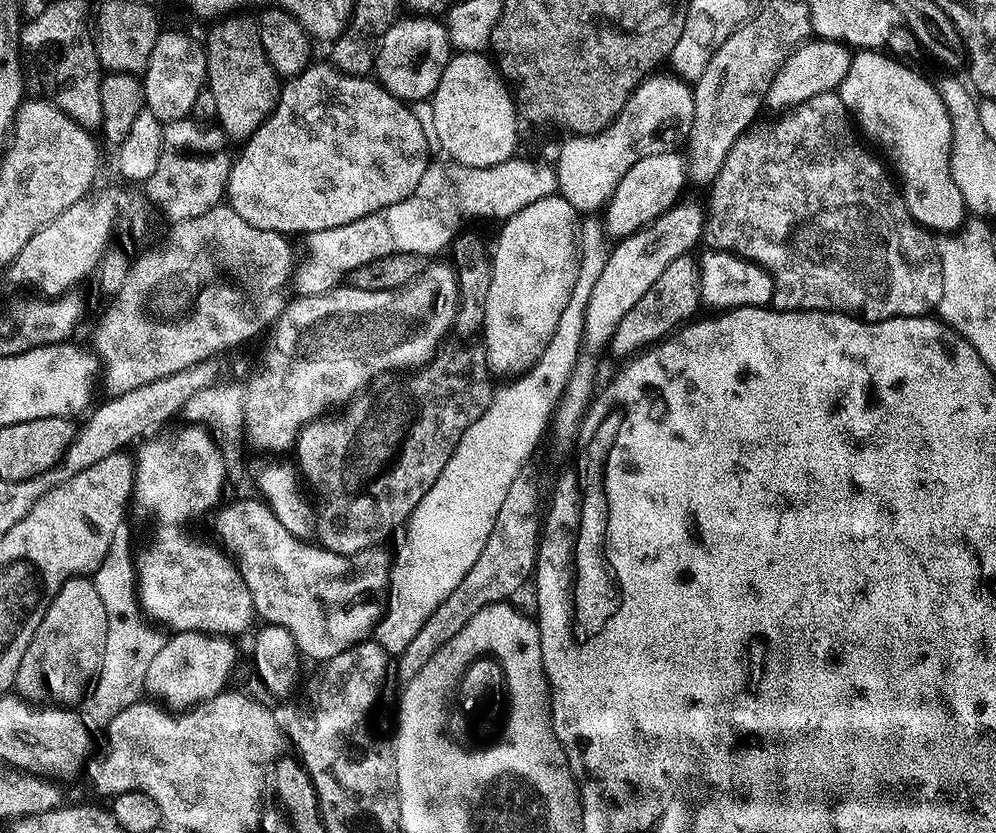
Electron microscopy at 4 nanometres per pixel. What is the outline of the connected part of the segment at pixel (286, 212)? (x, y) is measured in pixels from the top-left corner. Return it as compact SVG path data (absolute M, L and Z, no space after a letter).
M313 62L302 74L283 81L276 97L276 109L255 134L243 141L240 157L232 161L226 193L227 207L233 208L250 226L281 234L317 232L346 226L374 210L402 202L426 174L429 133L409 105L391 96L375 79L347 76L331 63Z

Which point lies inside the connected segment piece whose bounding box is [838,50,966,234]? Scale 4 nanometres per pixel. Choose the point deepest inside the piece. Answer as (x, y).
(903, 112)

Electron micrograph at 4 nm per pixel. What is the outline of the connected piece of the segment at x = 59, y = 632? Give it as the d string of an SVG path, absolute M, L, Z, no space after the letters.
M73 576L72 579L65 582L58 590L58 594L53 596L48 602L48 609L46 614L42 618L42 622L38 626L38 630L34 634L34 638L30 638L30 646L26 646L26 654L22 654L22 666L18 666L18 674L16 675L16 682L14 685L15 691L19 693L23 699L29 702L44 702L49 696L49 701L55 702L60 706L72 706L77 702L85 699L86 693L89 691L90 685L95 681L96 677L100 674L100 667L104 661L104 651L106 650L106 630L108 629L108 623L106 622L106 606L102 606L102 598L98 598L98 590L92 584L91 579L83 576Z

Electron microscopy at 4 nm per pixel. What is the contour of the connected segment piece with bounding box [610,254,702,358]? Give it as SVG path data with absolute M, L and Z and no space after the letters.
M689 254L674 258L674 262L670 262L670 266L666 266L666 270L662 270L661 276L654 281L654 286L650 286L650 290L646 290L646 294L642 294L642 299L626 313L626 318L622 318L622 322L618 322L618 330L614 330L612 335L610 352L613 352L616 356L631 358L673 335L681 325L691 321L699 313L696 311L701 311L701 308L700 266L697 257Z

